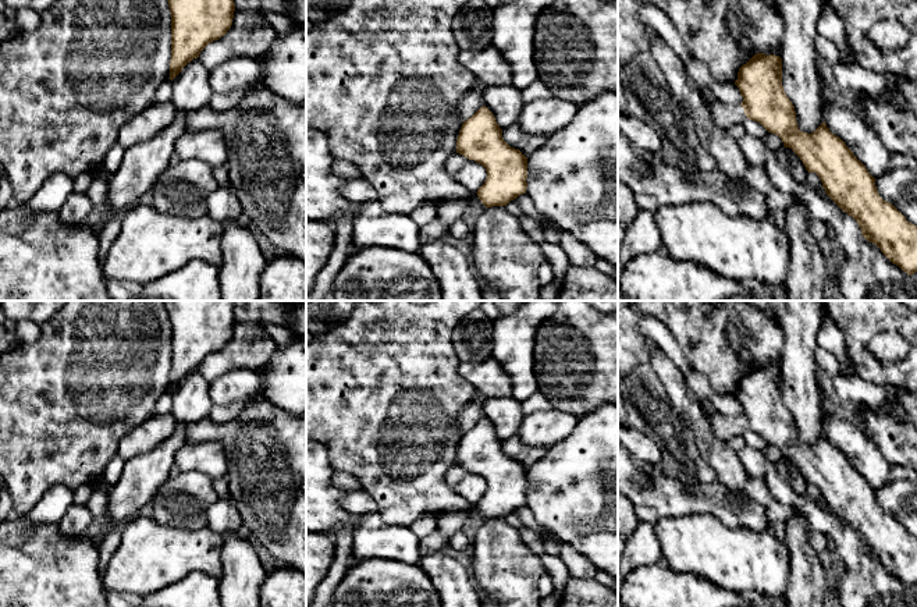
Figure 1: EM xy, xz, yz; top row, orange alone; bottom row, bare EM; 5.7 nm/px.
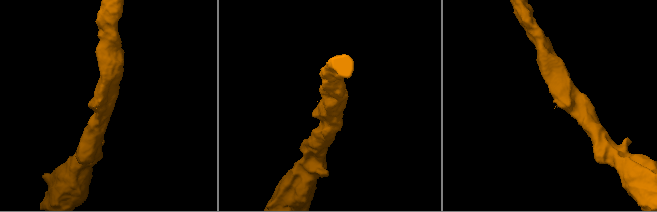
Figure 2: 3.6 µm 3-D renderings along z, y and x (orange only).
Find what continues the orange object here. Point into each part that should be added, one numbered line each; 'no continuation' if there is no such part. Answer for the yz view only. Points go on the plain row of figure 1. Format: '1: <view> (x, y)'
1: yz (725, 428)

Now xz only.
no continuation

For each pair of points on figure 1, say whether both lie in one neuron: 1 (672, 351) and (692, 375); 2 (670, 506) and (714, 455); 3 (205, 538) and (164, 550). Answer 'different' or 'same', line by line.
1: same
2: different
3: same

